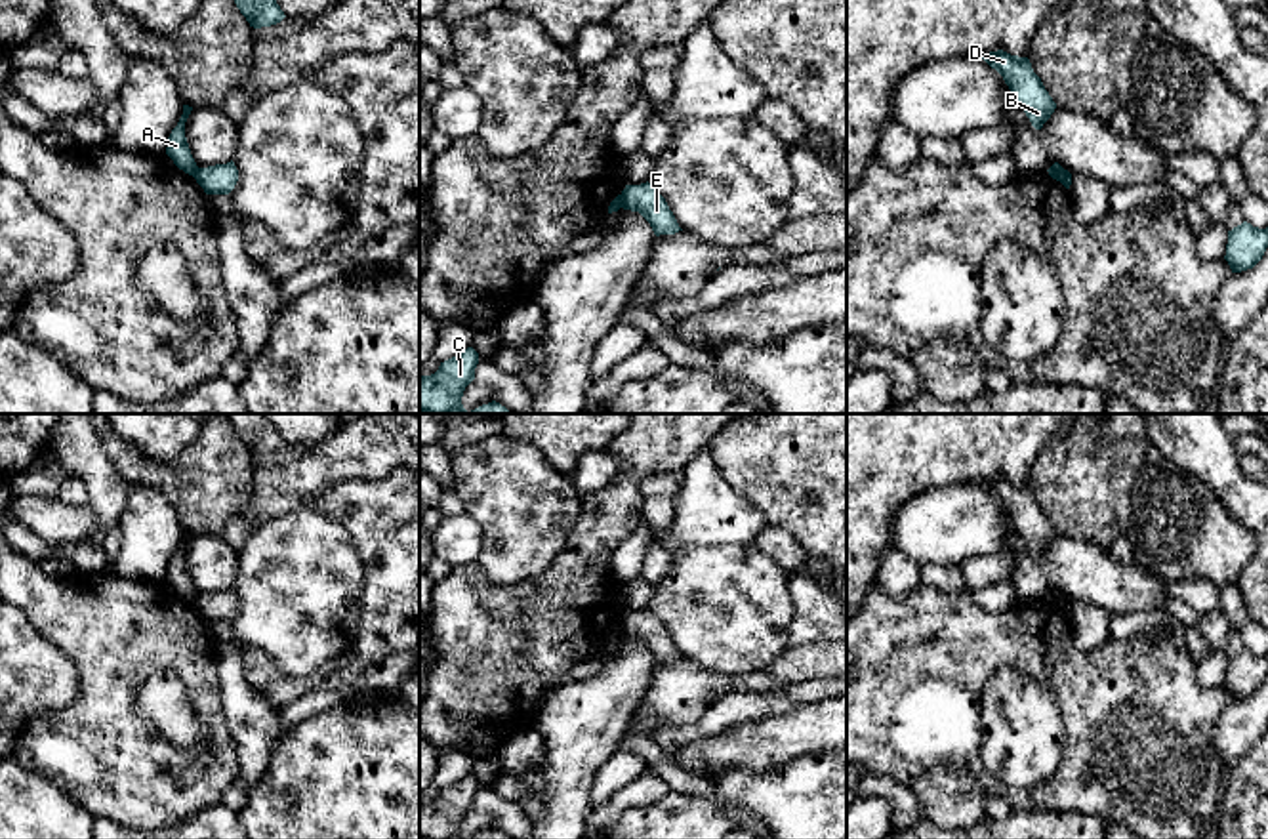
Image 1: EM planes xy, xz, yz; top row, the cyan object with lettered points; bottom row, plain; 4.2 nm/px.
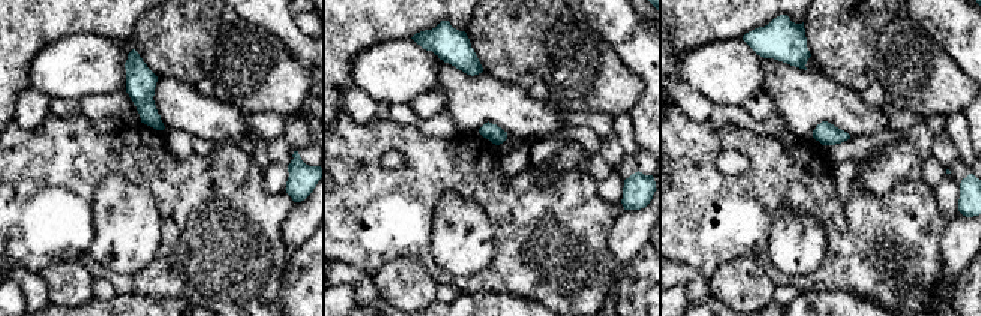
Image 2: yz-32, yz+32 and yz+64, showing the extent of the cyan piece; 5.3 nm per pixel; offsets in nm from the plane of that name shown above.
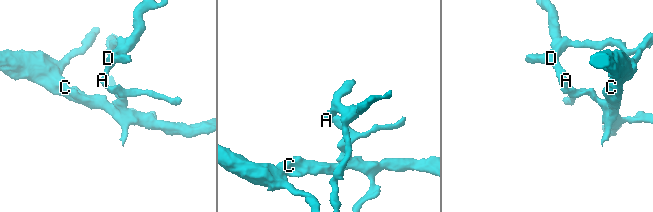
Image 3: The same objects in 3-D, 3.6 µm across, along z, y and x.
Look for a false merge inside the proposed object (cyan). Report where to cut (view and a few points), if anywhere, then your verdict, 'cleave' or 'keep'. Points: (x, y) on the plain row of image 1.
cut xy (197, 593), (193, 603); cleave

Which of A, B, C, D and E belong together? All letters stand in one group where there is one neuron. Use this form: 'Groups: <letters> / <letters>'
Groups: A B D / C E

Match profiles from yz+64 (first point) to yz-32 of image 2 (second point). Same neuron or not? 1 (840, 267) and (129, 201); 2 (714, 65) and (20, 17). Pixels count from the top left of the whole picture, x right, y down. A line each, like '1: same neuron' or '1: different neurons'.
1: different neurons
2: different neurons

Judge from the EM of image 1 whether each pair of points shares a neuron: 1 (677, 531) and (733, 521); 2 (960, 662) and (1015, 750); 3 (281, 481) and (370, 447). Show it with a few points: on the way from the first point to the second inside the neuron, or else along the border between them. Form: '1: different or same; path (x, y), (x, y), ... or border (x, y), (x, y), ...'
1: same; path (691, 527), (696, 523), (719, 523)
2: different; border (1021, 674), (1000, 668), (984, 685), (979, 706)
3: same; path (304, 479), (321, 466), (347, 454)

